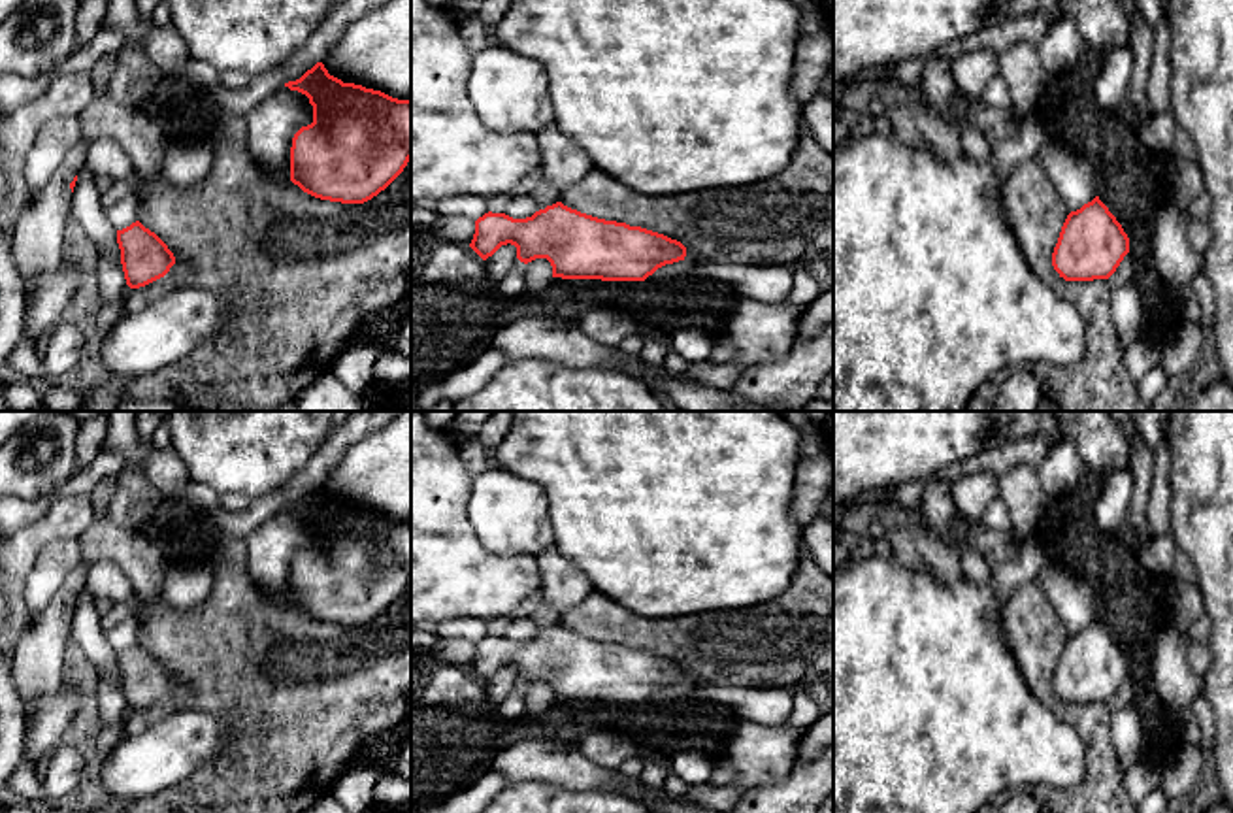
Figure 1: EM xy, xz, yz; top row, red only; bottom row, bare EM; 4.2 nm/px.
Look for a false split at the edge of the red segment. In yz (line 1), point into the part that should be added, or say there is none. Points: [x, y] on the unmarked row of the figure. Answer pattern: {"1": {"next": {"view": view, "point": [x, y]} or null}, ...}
{"1": {"next": null}}

